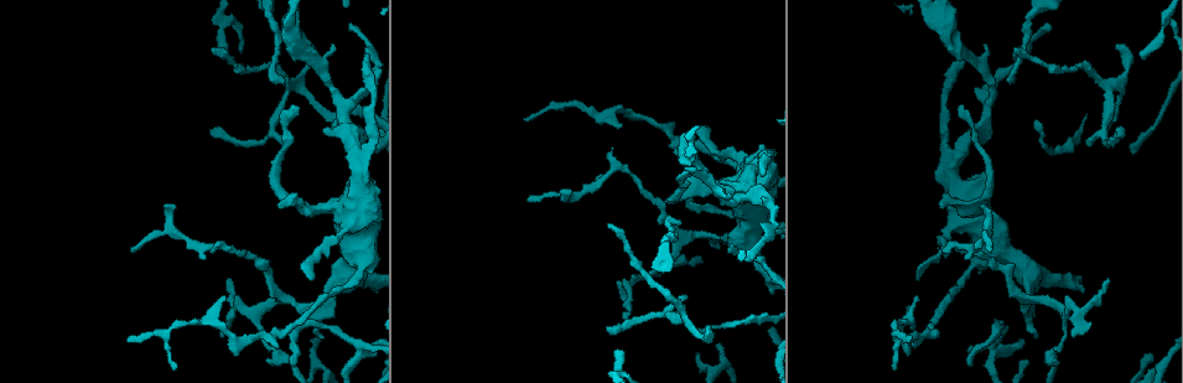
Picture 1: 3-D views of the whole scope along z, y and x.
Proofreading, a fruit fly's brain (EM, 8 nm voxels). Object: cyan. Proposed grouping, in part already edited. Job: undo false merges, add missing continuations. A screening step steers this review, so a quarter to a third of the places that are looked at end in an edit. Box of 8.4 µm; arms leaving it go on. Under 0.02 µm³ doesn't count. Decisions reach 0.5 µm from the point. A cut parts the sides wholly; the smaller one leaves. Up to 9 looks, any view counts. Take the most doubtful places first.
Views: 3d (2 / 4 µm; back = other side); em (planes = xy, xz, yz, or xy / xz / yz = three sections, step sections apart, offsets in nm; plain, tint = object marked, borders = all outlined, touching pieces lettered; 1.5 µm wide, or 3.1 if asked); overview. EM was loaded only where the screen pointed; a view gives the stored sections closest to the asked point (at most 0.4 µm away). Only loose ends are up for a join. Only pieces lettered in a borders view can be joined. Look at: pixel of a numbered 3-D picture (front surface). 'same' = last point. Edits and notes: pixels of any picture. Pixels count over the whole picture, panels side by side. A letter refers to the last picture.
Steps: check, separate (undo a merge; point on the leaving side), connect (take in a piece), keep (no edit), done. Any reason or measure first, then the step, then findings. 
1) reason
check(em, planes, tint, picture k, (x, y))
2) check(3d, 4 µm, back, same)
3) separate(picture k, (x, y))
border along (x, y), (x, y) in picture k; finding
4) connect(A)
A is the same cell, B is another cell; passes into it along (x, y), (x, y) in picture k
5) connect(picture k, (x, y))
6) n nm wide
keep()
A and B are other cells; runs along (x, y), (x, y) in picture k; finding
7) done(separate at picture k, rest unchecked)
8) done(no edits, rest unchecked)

check(3d, 4 µm, picture 1, (1117, 43))

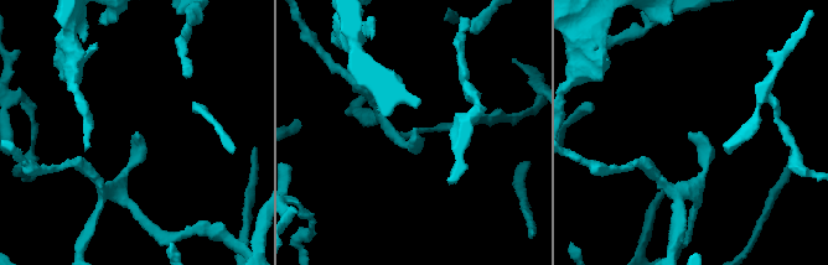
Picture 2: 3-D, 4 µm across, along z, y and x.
shape alone is not enough
check(em, yz, step 4, tint, picture 2, (137, 134))

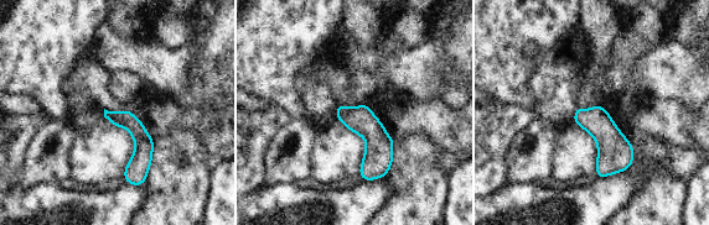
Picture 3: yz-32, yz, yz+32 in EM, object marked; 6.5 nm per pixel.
another direction
check(em, planes, borders, same)

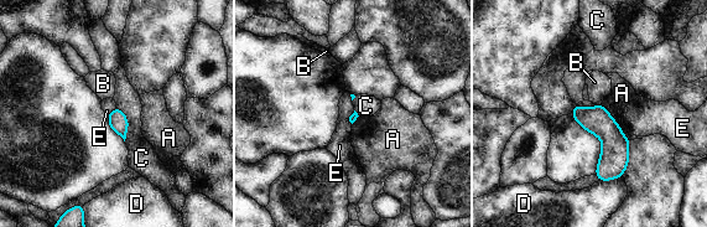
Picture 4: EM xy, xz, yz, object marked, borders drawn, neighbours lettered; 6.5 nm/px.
keep()
A, B, C, D and E are other cells; runs along (577, 108), (614, 144), (615, 175) in picture 4; none of them fits

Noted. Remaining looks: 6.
an open end
check(em, planes, borders, picture 1, (609, 228))

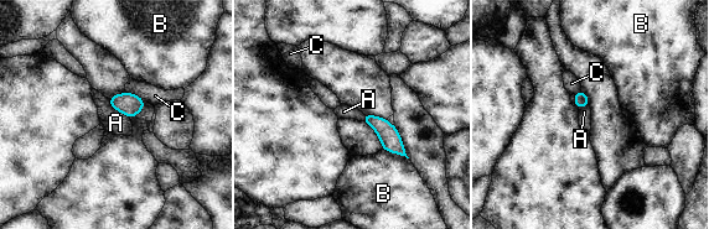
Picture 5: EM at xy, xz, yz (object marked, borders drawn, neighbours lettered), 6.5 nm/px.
keep()
A, B and C are other cells; border along (108, 99), (114, 109), (129, 118) in picture 5; none of them fits

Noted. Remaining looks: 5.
tapers out
check(3d, 2 µm, picture 1, (762, 175))

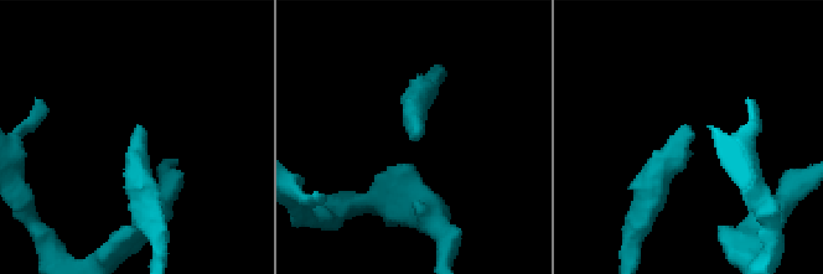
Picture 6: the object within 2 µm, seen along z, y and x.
check(em, xz, step 8, tint, picture 6, (139, 126))

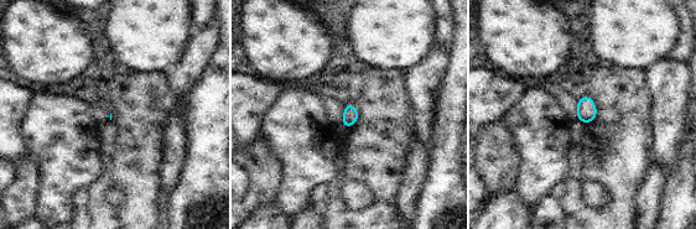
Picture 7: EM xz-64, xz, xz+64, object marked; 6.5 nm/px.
check(em, planes, borders, same)

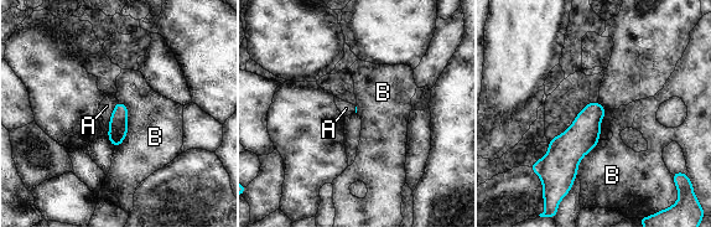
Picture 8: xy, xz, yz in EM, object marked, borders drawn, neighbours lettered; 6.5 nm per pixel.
B touches over 420 nm
keep()
A and B are other cells; border along (597, 101), (591, 101), (548, 143) in picture 8; no lettered piece goes on from it

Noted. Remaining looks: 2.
branch stops here
check(em, xz, step 8, tint, picture 1, (982, 204))

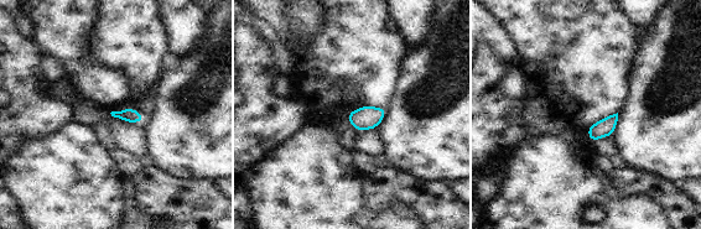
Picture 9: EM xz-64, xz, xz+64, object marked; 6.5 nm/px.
another direction
check(em, yz, step 4, borders, same)

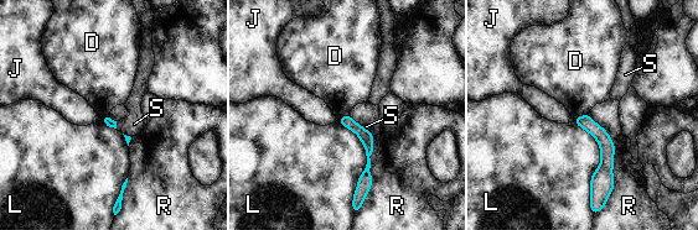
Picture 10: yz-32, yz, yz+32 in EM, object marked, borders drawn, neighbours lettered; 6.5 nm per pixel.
keep()
D, J, L, R and S are other cells; runs along (587, 116), (606, 145), (598, 186) in picture 10; none of them fits

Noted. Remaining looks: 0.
done(no edits, rest unchecked)

